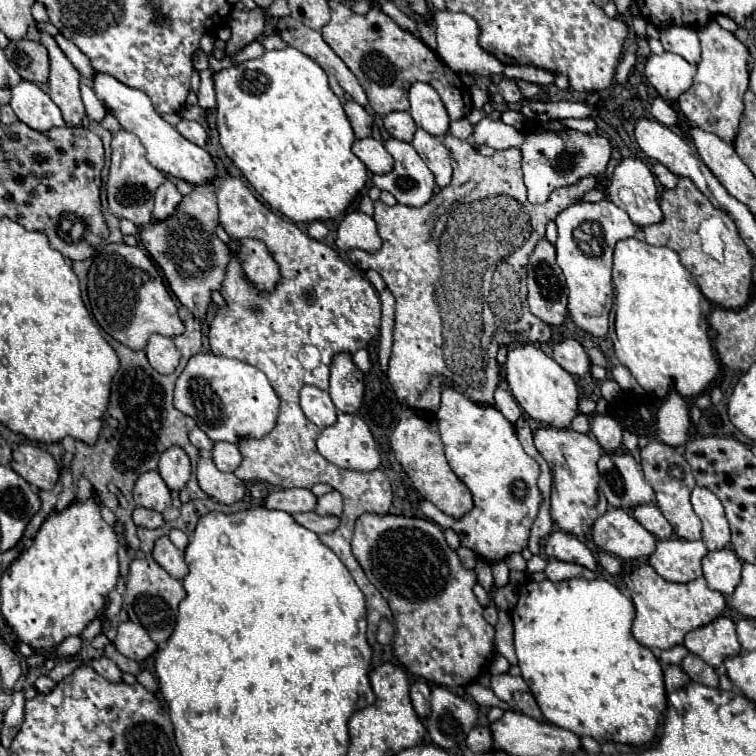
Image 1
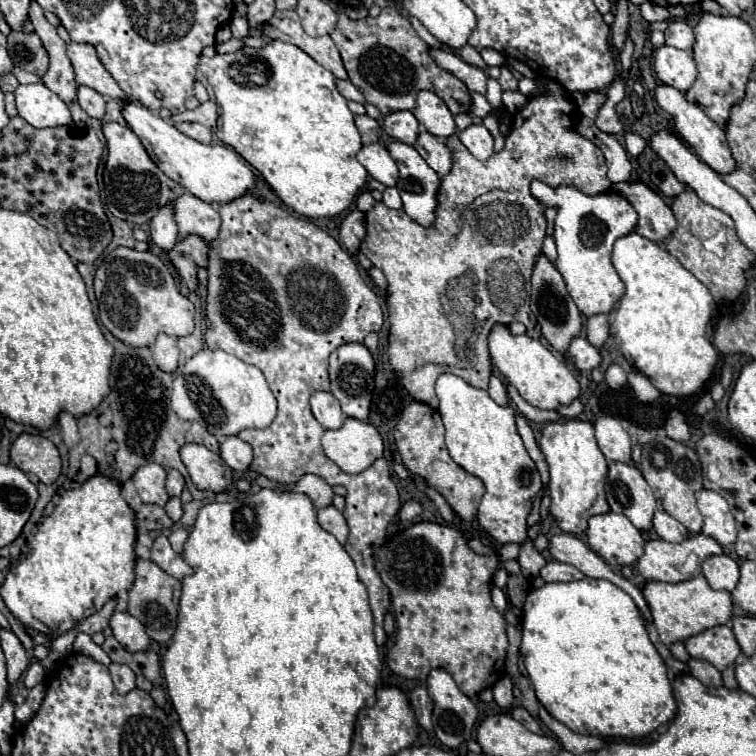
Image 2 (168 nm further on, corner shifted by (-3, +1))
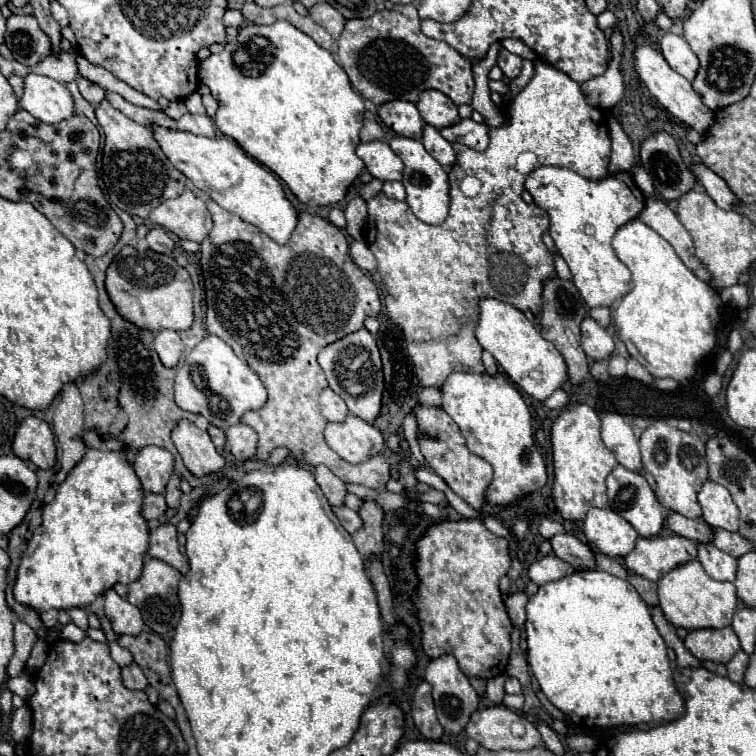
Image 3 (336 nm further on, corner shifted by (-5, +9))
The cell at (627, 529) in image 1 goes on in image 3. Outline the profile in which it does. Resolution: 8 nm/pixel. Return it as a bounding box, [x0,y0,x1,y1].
[584,507,640,559]

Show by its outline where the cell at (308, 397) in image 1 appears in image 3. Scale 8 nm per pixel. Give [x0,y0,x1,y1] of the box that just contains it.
[318,387,348,423]

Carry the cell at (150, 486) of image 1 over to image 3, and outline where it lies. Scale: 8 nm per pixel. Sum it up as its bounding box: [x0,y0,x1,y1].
[134,447,174,493]

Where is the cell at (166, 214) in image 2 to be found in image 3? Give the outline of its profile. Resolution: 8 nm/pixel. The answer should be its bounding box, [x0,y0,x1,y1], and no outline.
[146,227,174,255]

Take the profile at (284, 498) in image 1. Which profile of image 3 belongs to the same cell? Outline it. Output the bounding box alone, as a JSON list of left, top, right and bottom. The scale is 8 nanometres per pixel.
[314,465,346,507]

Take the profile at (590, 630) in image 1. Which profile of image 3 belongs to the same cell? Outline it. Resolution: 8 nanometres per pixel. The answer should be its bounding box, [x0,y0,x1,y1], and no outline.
[526,569,684,729]

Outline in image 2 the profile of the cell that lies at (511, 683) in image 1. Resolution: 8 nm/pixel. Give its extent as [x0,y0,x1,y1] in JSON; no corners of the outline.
[492,675,514,709]

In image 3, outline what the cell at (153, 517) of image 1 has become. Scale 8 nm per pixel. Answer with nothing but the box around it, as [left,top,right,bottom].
[142,493,168,521]

